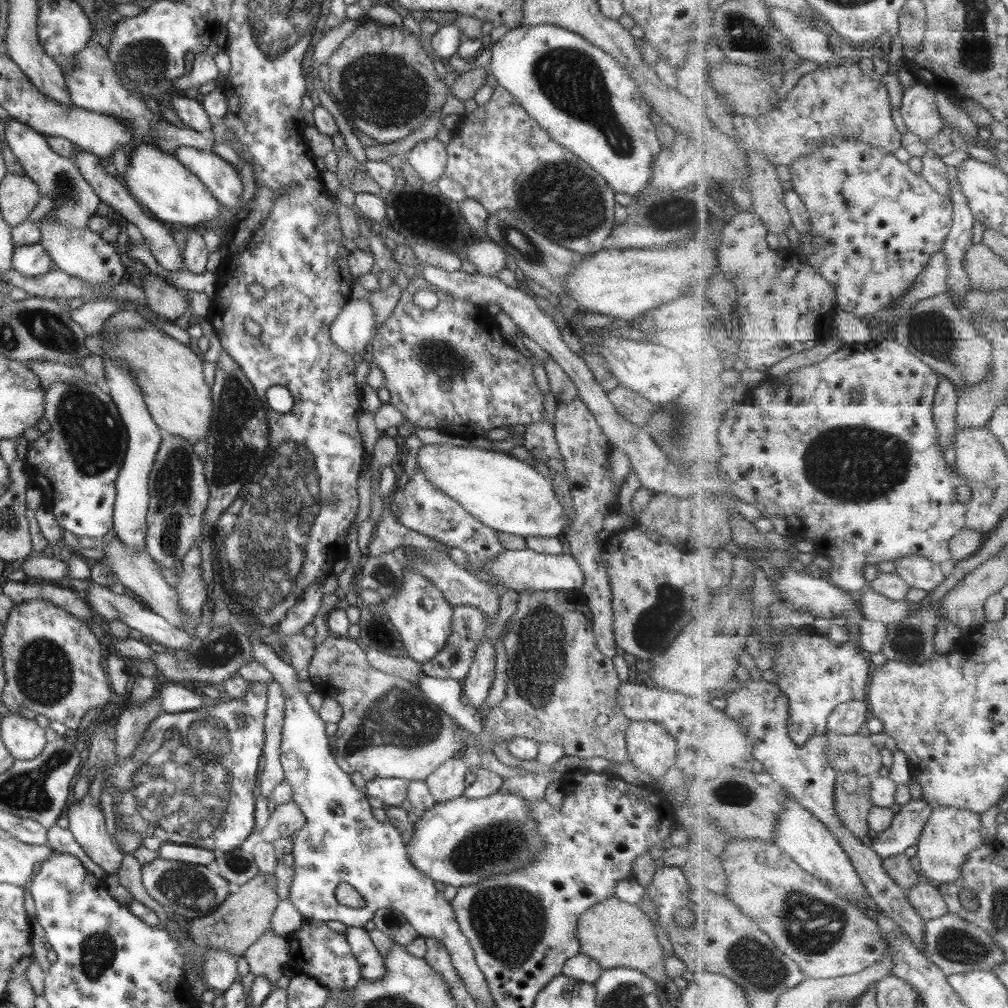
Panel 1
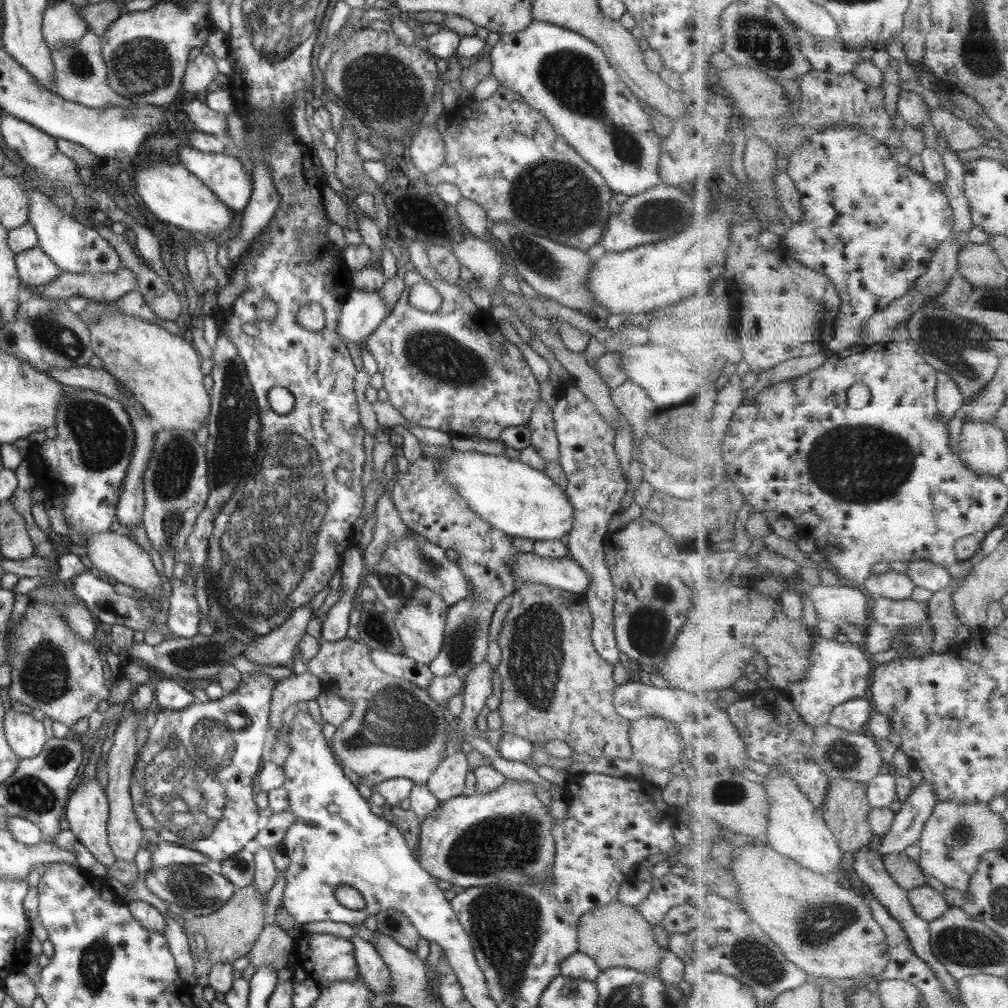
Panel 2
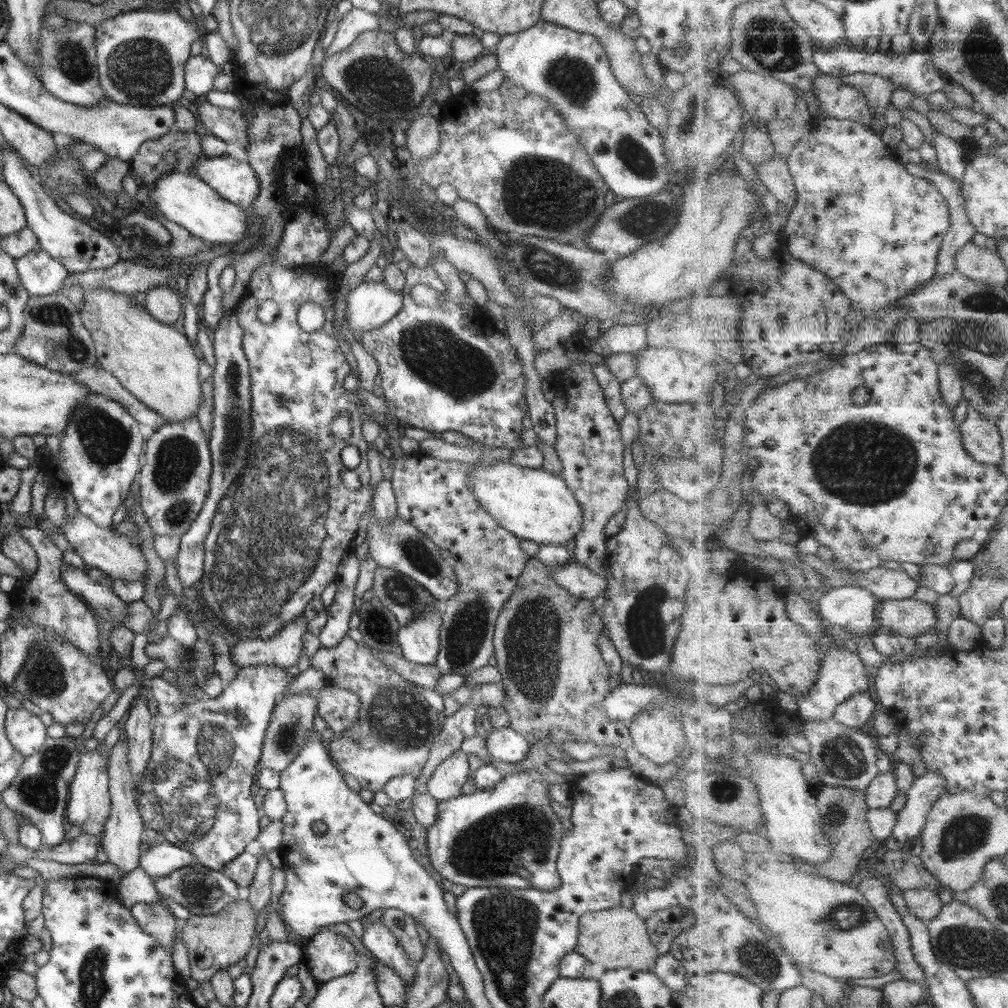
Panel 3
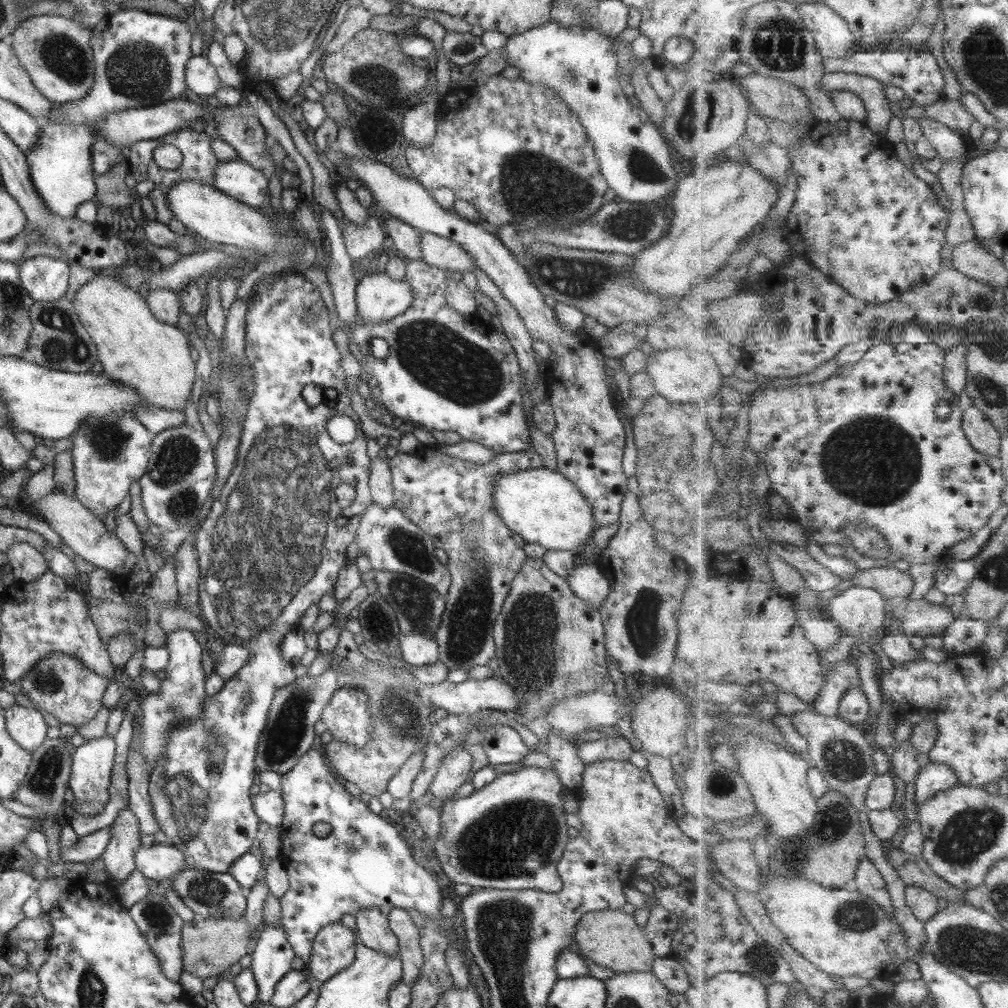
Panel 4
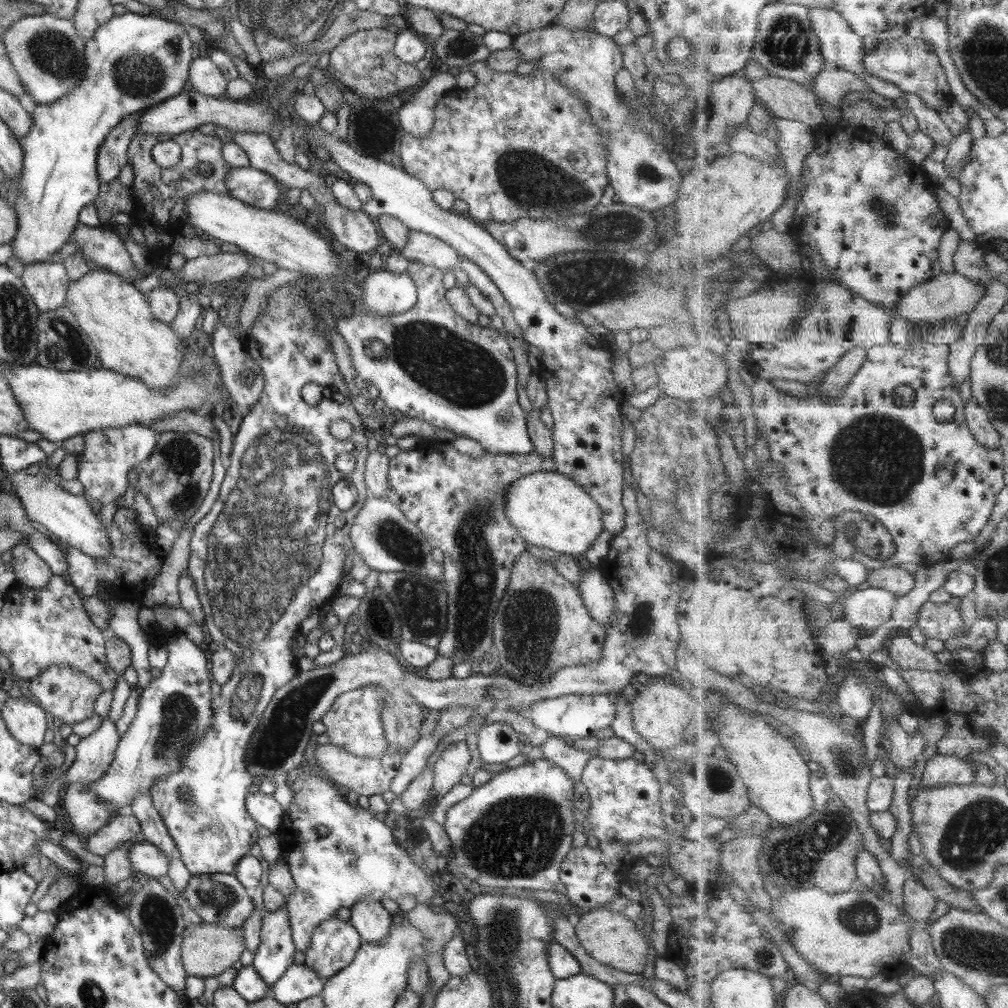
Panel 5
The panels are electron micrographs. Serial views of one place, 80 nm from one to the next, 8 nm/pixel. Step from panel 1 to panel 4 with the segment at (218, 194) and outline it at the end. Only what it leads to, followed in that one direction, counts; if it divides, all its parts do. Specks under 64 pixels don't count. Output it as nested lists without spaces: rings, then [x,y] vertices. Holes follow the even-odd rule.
[[[242,159],[219,161],[212,170],[212,186],[237,202],[258,208],[268,204],[267,177]]]

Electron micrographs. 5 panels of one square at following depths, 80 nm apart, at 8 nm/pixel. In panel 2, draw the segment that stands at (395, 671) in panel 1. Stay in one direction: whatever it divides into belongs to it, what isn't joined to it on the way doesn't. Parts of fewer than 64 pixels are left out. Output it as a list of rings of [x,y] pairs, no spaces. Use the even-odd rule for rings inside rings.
[[[370,649],[370,659],[373,666],[381,672],[412,682],[422,689],[426,688],[430,678],[434,676],[426,664],[419,664],[407,658],[404,654],[395,656],[395,654],[389,654],[389,652]]]

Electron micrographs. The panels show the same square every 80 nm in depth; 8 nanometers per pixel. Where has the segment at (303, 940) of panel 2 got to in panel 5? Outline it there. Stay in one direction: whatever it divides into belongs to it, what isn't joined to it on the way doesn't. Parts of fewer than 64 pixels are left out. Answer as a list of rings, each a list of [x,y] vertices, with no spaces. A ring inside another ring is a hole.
[[[329,917],[311,935],[309,949],[304,953],[305,967],[325,982],[352,962],[360,944],[359,934],[349,922]]]

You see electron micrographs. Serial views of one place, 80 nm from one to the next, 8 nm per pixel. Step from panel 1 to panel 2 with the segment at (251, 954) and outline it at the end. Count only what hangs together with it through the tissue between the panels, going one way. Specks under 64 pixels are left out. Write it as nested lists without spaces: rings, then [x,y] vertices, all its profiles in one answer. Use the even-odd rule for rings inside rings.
[[[278,919],[265,923],[257,941],[249,952],[249,963],[255,969],[259,967],[271,967],[275,973],[287,966],[285,959],[289,951],[294,949],[294,942],[283,929]]]

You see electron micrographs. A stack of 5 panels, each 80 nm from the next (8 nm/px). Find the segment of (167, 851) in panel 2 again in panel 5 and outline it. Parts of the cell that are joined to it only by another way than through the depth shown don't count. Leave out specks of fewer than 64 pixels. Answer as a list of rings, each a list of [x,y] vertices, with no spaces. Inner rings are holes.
[[[140,838],[130,848],[129,858],[134,872],[141,877],[159,878],[168,874],[168,858],[156,846]]]

